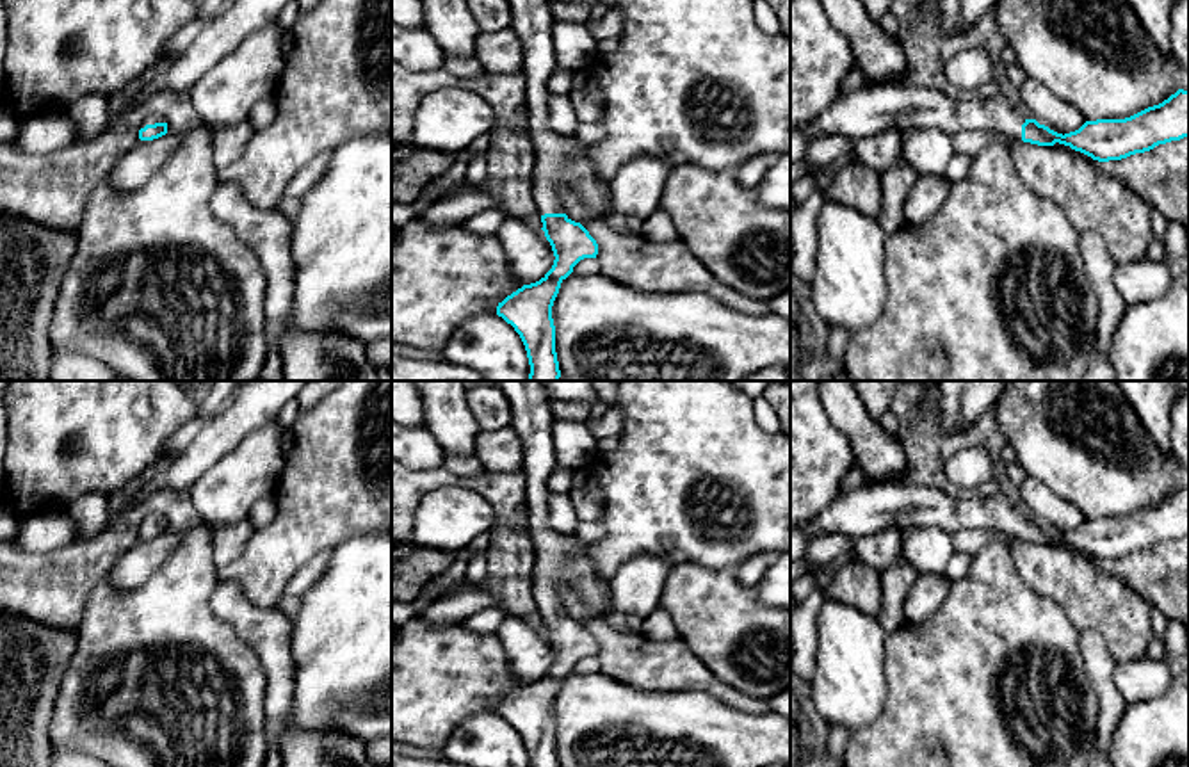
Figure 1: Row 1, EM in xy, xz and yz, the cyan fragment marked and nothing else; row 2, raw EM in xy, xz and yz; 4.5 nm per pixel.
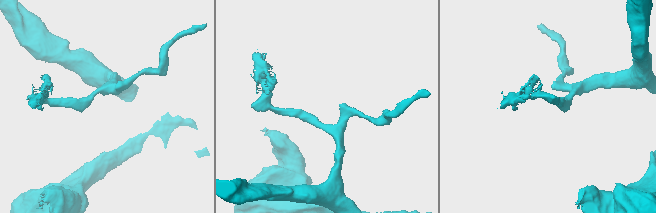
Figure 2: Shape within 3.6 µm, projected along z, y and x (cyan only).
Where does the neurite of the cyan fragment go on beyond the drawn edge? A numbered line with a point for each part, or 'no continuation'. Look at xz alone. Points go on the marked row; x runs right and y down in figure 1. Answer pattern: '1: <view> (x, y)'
1: xz (533, 20)

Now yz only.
1: yz (873, 109)

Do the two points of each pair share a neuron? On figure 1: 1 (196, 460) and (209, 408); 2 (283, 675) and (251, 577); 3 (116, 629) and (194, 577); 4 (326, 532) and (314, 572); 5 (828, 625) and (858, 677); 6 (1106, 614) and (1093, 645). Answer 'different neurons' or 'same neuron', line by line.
1: different neurons
2: different neurons
3: same neuron
4: different neurons
5: same neuron
6: different neurons

